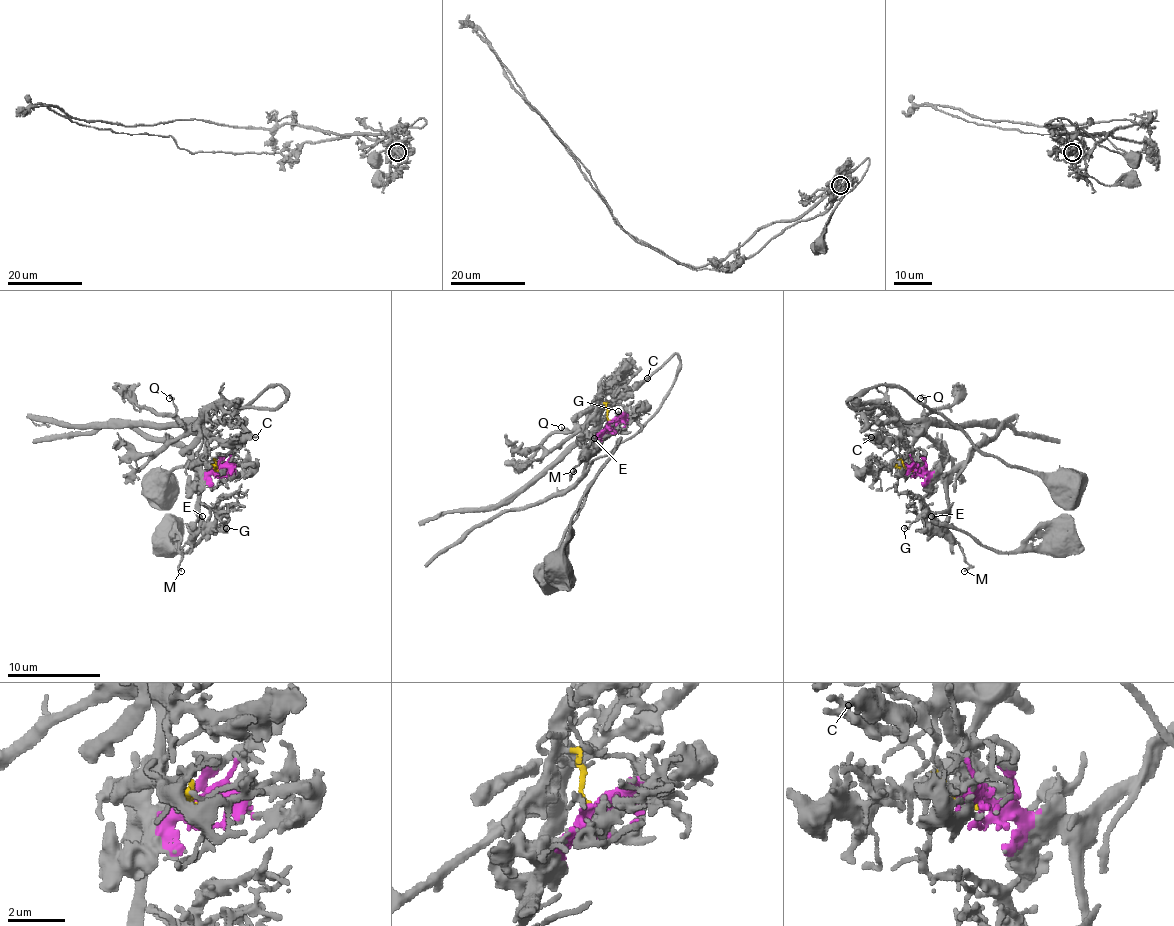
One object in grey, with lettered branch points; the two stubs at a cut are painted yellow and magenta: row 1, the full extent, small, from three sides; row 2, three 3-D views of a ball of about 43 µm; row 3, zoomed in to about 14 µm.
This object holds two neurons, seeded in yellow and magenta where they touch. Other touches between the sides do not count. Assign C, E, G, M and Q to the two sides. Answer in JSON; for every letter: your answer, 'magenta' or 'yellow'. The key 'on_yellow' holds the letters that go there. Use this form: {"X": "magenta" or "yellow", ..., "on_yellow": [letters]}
{"C": "yellow", "E": "magenta", "G": "magenta", "M": "magenta", "Q": "yellow", "on_yellow": ["C", "Q"]}

